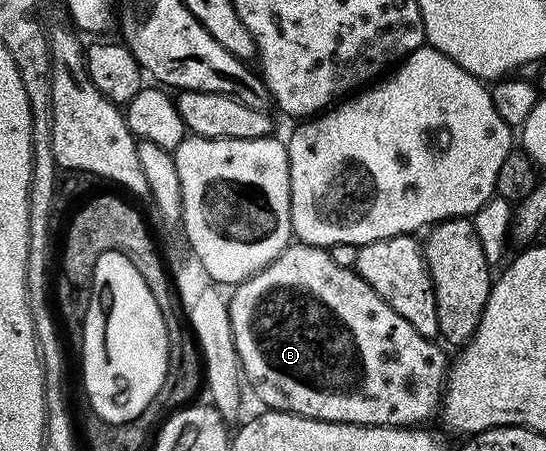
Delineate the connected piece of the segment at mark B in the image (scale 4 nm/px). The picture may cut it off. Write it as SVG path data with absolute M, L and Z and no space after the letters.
M299 241L293 242L273 263L266 265L258 273L254 273L250 276L249 279L243 279L240 283L235 284L233 291L236 292L233 293L232 297L230 295L230 298L227 300L229 321L232 326L233 343L236 346L237 355L240 358L243 378L247 380L247 382L249 379L249 381L256 386L256 395L262 402L264 402L263 406L265 408L274 411L288 411L292 415L304 415L308 419L321 419L327 423L357 423L363 427L402 427L405 425L420 425L425 421L428 421L424 419L430 418L431 415L435 413L436 406L440 403L440 390L443 389L444 379L446 383L446 376L450 371L450 359L447 359L447 357L444 356L443 349L445 350L445 348L441 346L439 342L433 341L429 336L418 333L418 329L414 329L414 325L410 325L410 321L406 321L406 317L394 313L392 306L390 306L381 295L374 293L374 289L370 284L368 284L361 275L357 275L353 268L338 265L337 262L334 261L334 258L331 257L331 253L328 249L323 247L312 247L309 243L302 243Z

